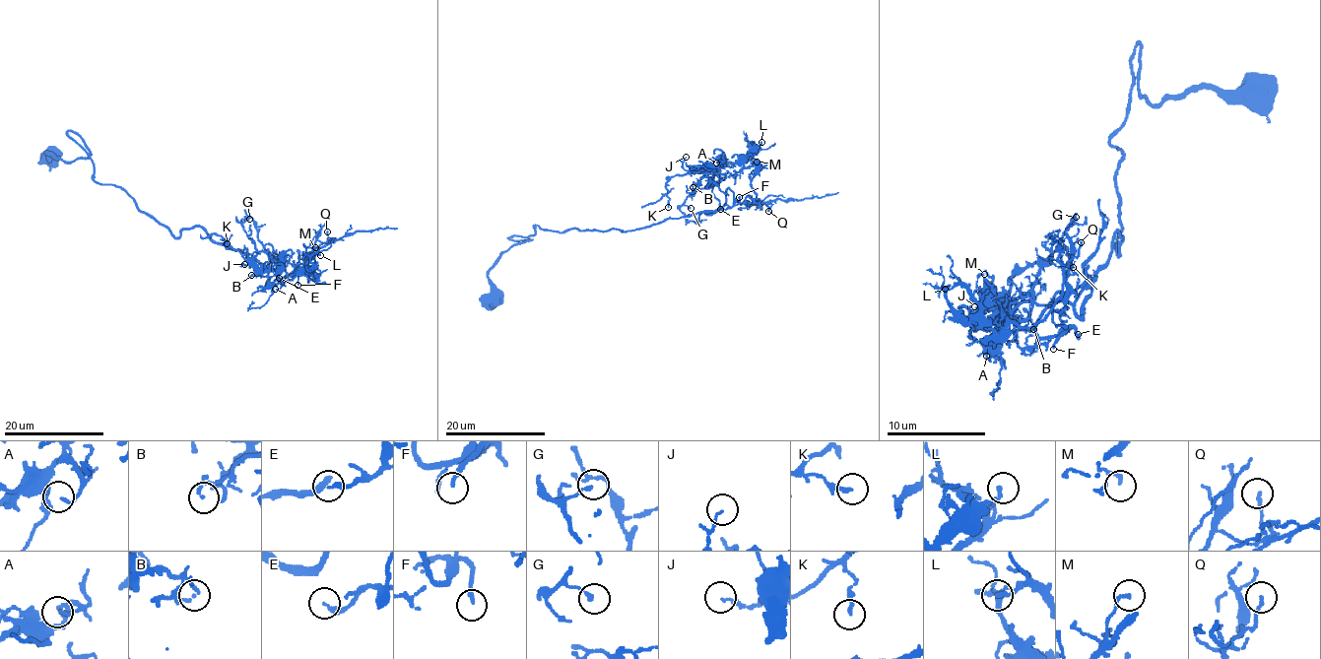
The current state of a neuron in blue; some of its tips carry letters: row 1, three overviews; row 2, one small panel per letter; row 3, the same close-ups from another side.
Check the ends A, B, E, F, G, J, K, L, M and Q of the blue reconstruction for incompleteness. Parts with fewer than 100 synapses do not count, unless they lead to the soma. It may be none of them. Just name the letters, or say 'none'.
F

